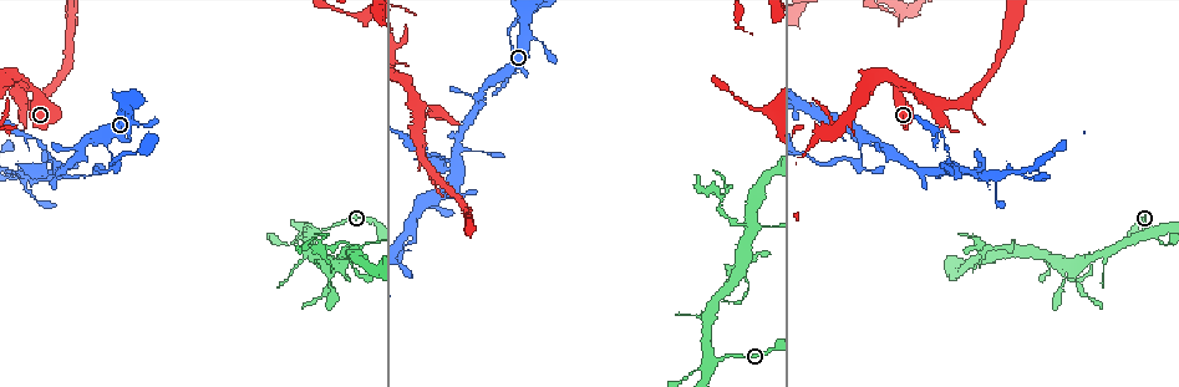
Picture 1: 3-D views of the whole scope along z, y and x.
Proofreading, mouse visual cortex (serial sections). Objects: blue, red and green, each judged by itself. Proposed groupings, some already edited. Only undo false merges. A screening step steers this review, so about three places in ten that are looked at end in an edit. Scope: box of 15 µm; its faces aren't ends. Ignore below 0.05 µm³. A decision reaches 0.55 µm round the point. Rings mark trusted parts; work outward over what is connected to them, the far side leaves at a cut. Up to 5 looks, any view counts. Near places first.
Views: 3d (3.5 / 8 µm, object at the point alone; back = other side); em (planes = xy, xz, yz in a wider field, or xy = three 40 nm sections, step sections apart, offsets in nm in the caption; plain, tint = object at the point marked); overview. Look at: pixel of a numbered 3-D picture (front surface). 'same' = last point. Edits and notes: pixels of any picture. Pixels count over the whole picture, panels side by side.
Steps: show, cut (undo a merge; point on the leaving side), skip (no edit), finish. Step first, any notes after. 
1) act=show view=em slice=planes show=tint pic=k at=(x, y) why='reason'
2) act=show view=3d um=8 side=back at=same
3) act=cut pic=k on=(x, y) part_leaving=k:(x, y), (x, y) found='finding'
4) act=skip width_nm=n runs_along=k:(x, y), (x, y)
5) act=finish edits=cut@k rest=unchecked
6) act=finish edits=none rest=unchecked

act=show view=3d um=3.5 pic=1 at=(459, 167) why='small branch off a trunk'

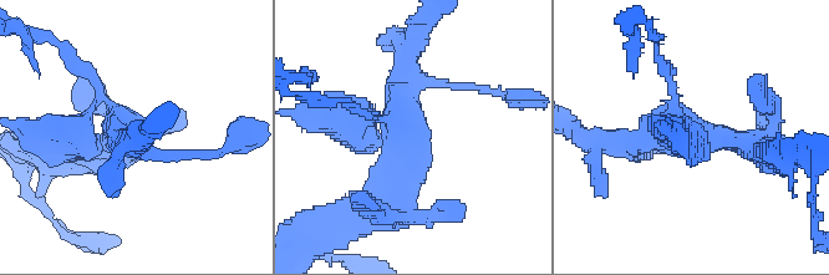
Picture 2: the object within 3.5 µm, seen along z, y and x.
act=show view=em slice=xy step=3 show=tint pic=2 at=(407, 134) arms=4 arm_widths_nm=100,300,400,450

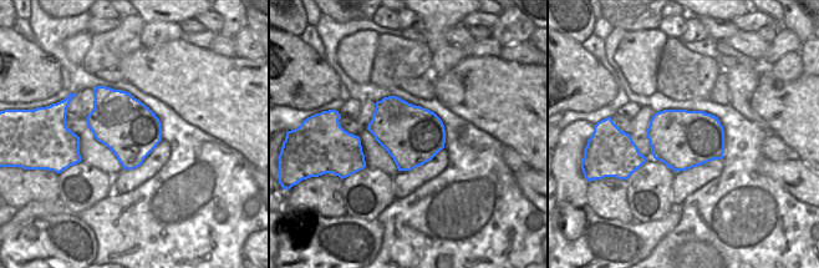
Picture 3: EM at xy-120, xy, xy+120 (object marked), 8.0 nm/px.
act=cut pic=2 on=(77, 133) part_leaving=2:(97, 139), (29, 132) found='a second cell is stuck on'

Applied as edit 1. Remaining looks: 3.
act=show view=overview why='redraw'

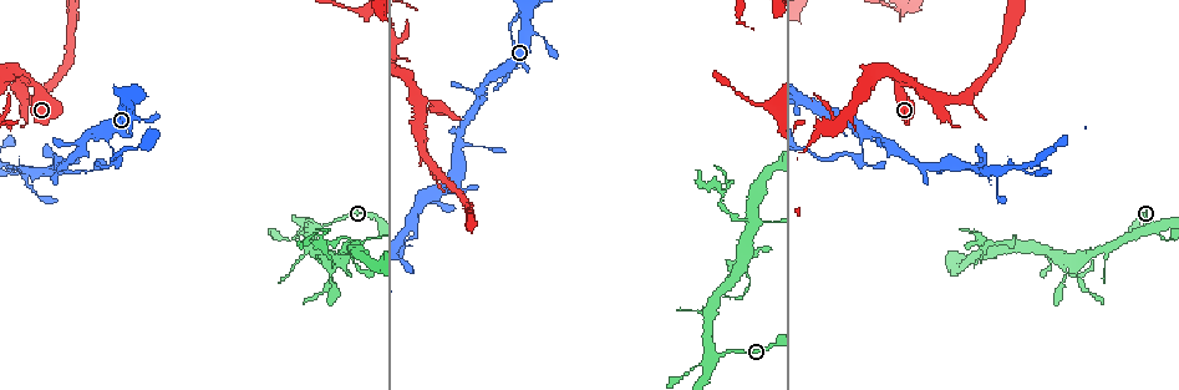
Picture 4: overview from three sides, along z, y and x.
act=show view=3d um=3.5 pic=4 at=(426, 203) why='arms part here'

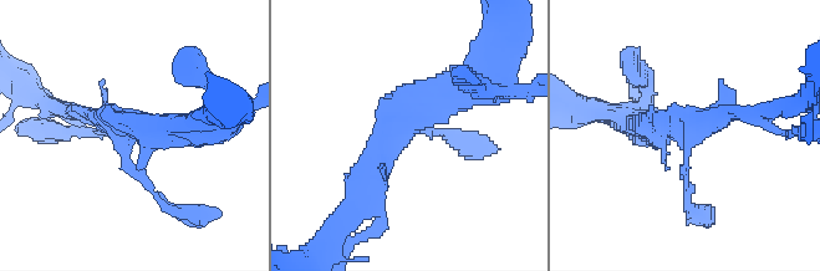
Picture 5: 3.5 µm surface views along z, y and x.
act=show view=em slice=xy step=1 show=tint pic=5 at=(124, 127)

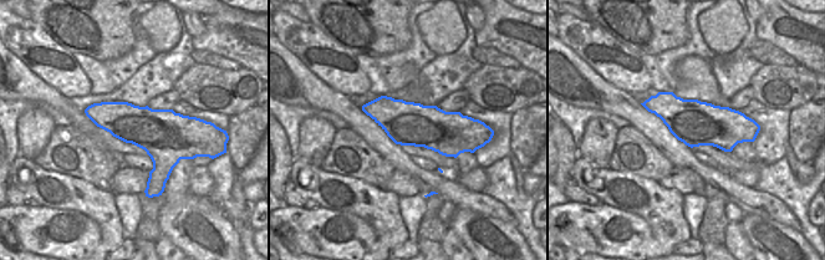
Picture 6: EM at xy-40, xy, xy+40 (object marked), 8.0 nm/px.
act=skip runs_along=5:(469, 88), (403, 123), (370, 199) found='all the same cell'

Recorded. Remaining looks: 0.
act=finish edits=cut@2 rest=unchecked

